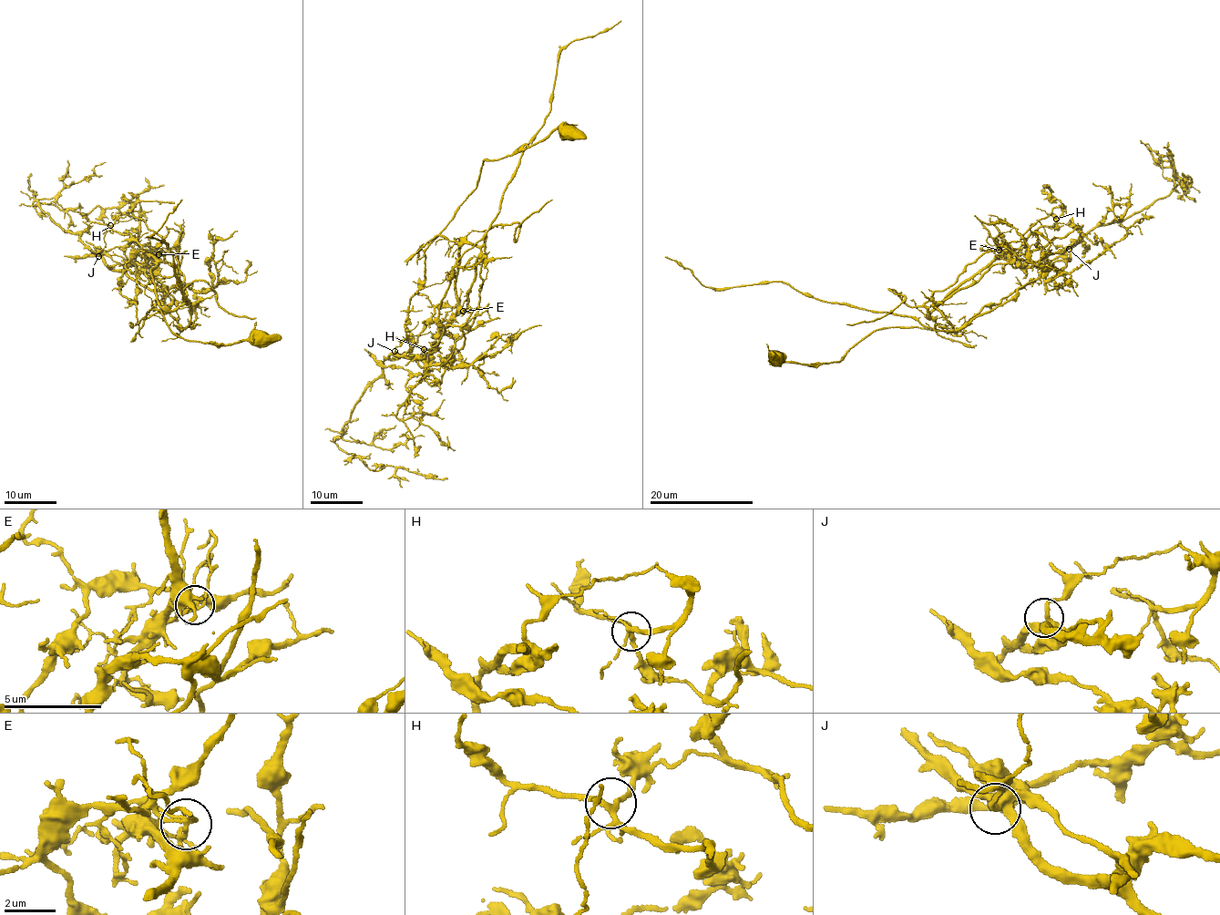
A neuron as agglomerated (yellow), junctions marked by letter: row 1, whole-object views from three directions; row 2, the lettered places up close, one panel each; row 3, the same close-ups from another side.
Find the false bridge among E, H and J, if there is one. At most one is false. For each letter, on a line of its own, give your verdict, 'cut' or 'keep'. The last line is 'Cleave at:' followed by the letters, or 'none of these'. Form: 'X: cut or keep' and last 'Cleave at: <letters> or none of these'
E: cut
H: keep
J: keep
Cleave at: E

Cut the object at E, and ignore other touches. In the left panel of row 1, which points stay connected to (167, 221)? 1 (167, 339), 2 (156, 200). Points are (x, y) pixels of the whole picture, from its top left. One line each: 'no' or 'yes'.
1: yes
2: yes

